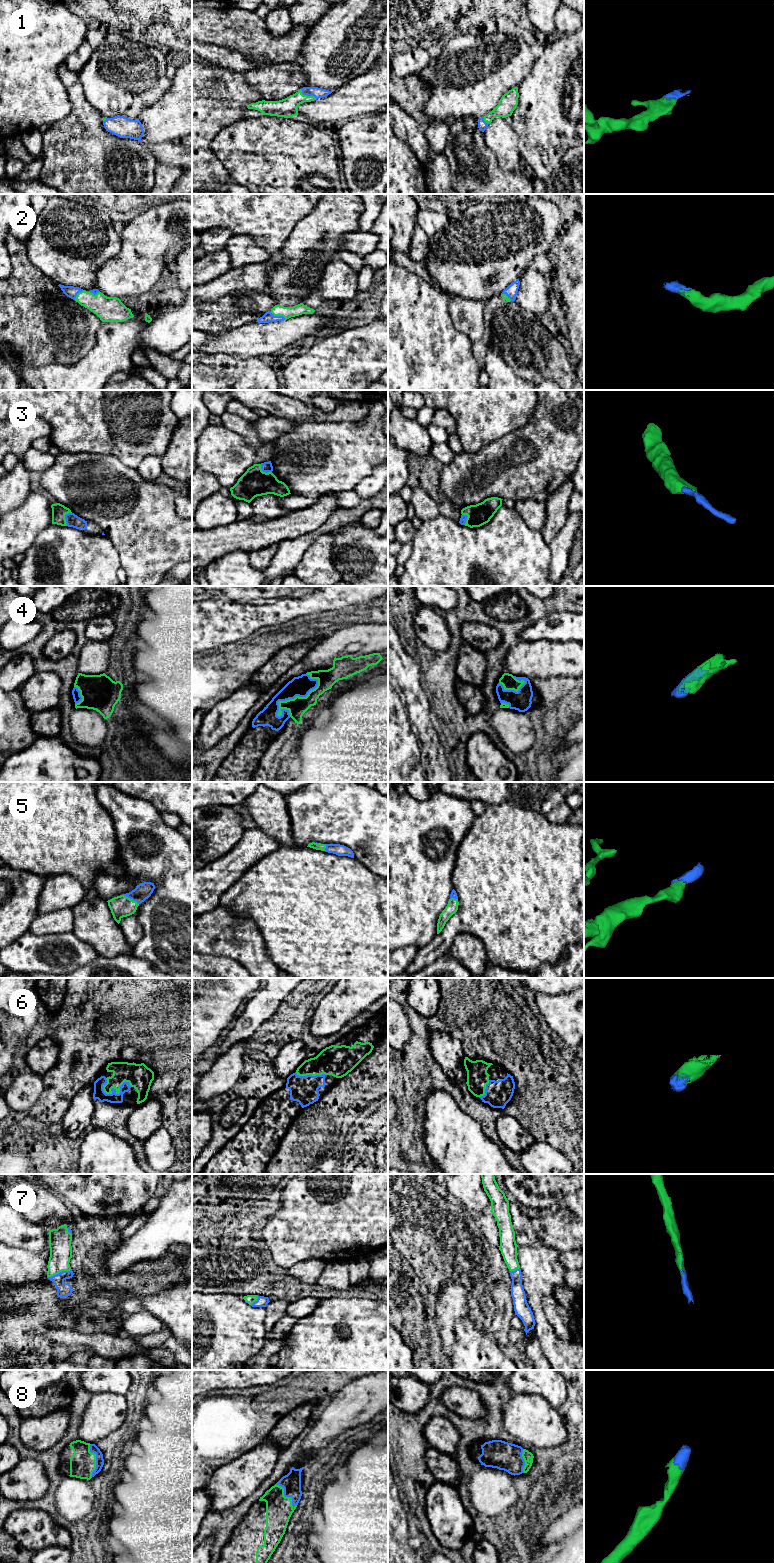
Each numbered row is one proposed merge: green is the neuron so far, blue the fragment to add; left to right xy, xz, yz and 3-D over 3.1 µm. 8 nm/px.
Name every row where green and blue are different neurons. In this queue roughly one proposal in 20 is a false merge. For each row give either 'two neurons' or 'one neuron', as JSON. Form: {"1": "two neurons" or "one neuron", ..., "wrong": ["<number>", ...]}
{"1": "one neuron", "2": "one neuron", "3": "one neuron", "4": "one neuron", "5": "one neuron", "6": "one neuron", "7": "one neuron", "8": "one neuron", "wrong": []}

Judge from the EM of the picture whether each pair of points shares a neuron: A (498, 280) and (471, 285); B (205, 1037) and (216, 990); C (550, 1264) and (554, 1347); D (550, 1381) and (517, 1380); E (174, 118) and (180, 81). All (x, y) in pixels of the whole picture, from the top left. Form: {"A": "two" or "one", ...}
{"A": "one", "B": "one", "C": "one", "D": "one", "E": "one"}

